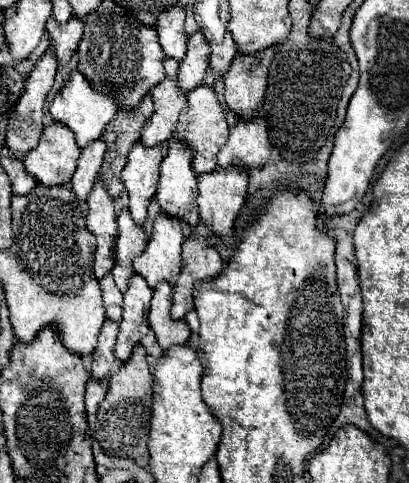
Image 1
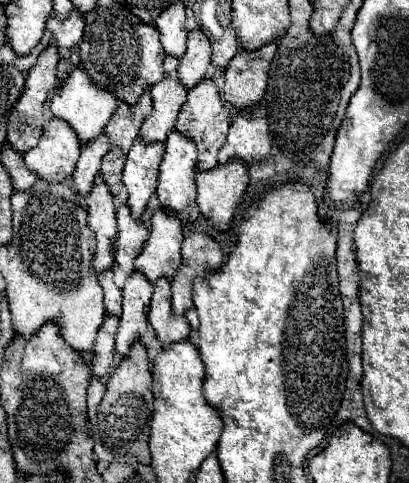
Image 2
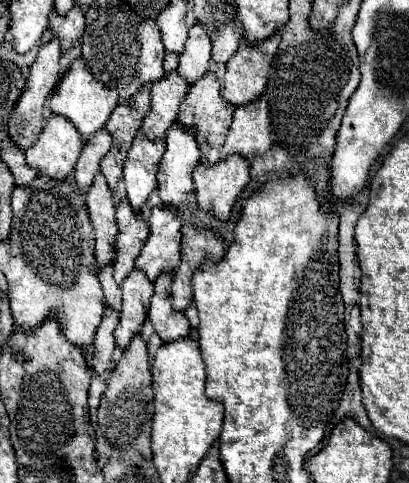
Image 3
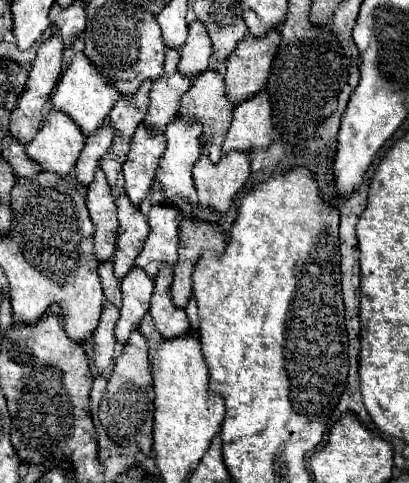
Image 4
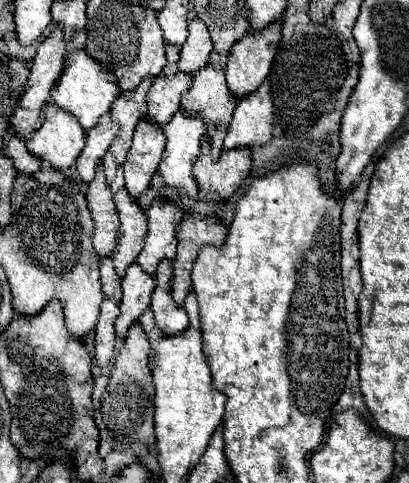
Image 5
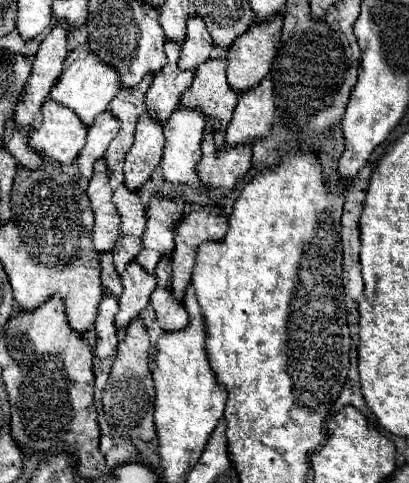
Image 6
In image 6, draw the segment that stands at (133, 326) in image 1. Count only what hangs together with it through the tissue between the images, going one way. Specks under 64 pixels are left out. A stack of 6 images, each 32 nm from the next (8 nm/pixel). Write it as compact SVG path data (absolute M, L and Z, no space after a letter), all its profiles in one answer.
M130 262L126 272L122 274L124 294L120 296L120 312L116 314L116 328L126 330L128 322L136 318L146 304L150 302L150 294L156 288L156 276L144 272L140 264Z

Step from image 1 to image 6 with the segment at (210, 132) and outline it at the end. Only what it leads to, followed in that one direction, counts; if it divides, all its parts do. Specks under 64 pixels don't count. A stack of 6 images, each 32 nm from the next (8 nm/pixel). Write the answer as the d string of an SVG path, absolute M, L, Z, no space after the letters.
M212 58L206 64L200 64L190 88L182 96L182 102L188 108L200 108L214 120L216 128L220 128L220 132L216 132L216 146L220 148L238 102L238 92L226 82L226 60Z

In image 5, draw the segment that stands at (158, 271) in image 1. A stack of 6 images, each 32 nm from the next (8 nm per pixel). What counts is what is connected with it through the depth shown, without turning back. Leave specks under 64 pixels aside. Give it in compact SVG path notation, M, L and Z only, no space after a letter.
M154 198L146 216L148 232L144 238L144 250L138 254L136 264L150 276L156 272L160 260L174 260L176 256L176 226L182 220L182 206L170 198Z

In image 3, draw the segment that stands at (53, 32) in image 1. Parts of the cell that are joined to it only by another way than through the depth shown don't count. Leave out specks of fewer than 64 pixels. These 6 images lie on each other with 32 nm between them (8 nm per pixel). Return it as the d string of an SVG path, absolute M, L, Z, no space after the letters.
M78 4L68 10L68 16L60 16L60 12L56 10L52 10L50 14L50 30L62 40L62 52L74 46L74 42L82 36L84 26L84 10Z

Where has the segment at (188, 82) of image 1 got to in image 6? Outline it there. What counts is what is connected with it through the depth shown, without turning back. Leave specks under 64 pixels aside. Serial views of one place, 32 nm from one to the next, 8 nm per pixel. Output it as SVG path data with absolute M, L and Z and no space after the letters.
M190 16L188 18L188 34L186 34L186 40L180 50L178 66L182 70L184 68L188 68L188 70L198 68L200 64L204 64L210 58L212 48L214 48L214 44L212 44L212 38L210 38L202 18Z

